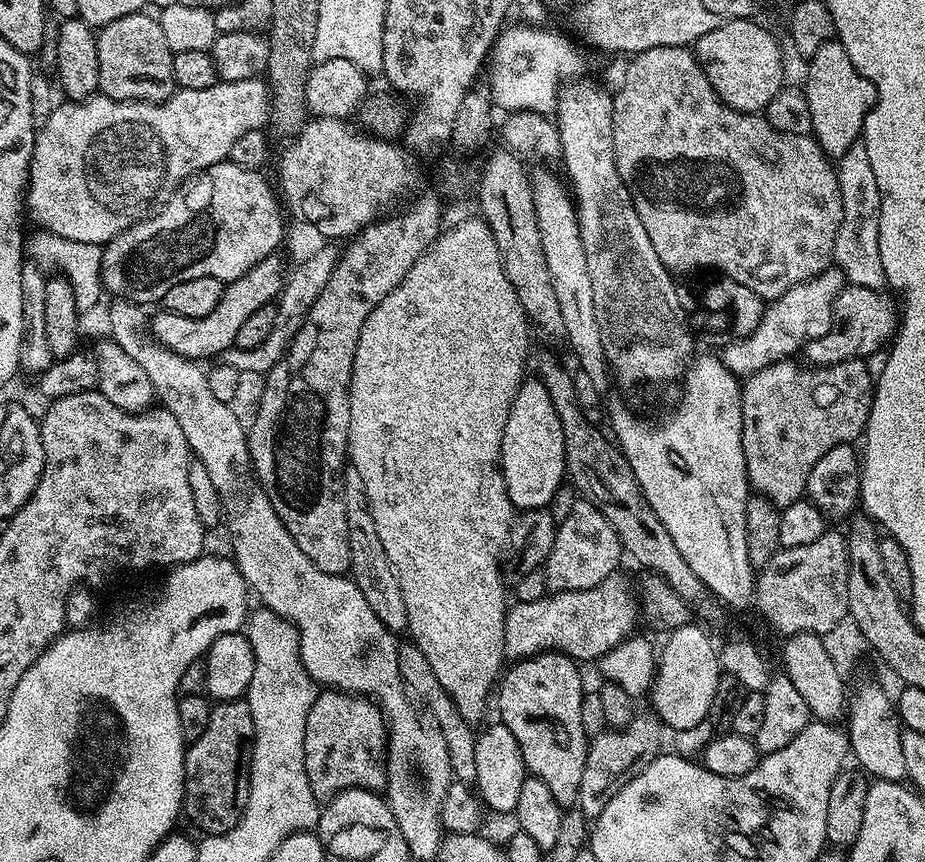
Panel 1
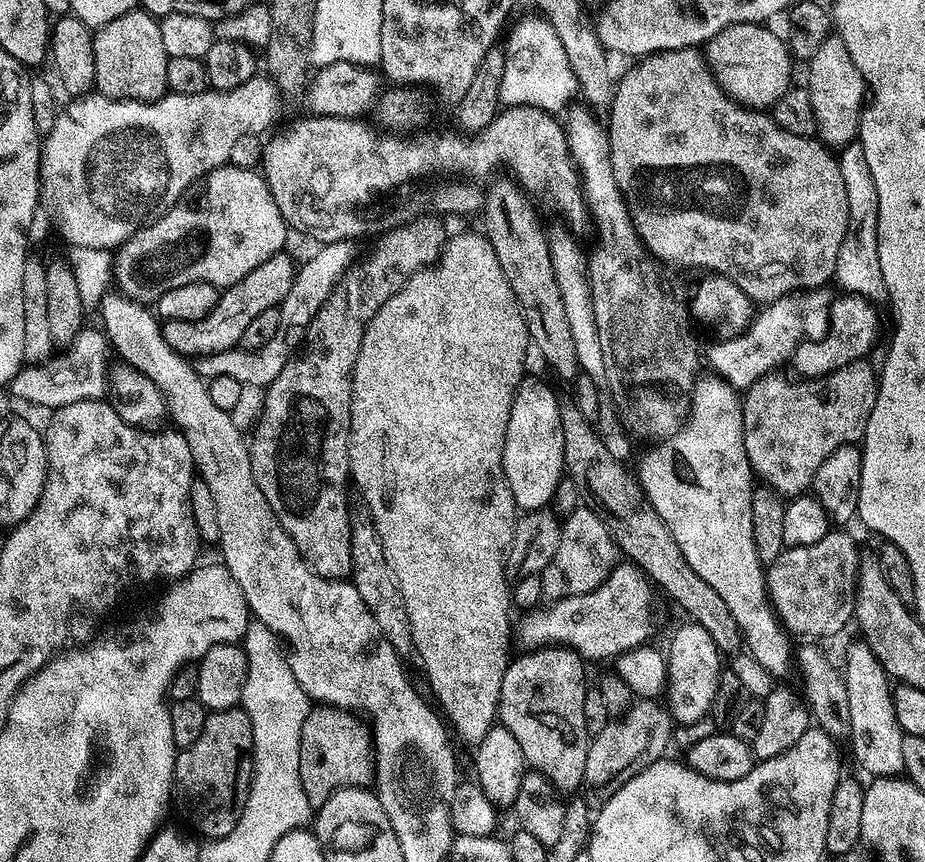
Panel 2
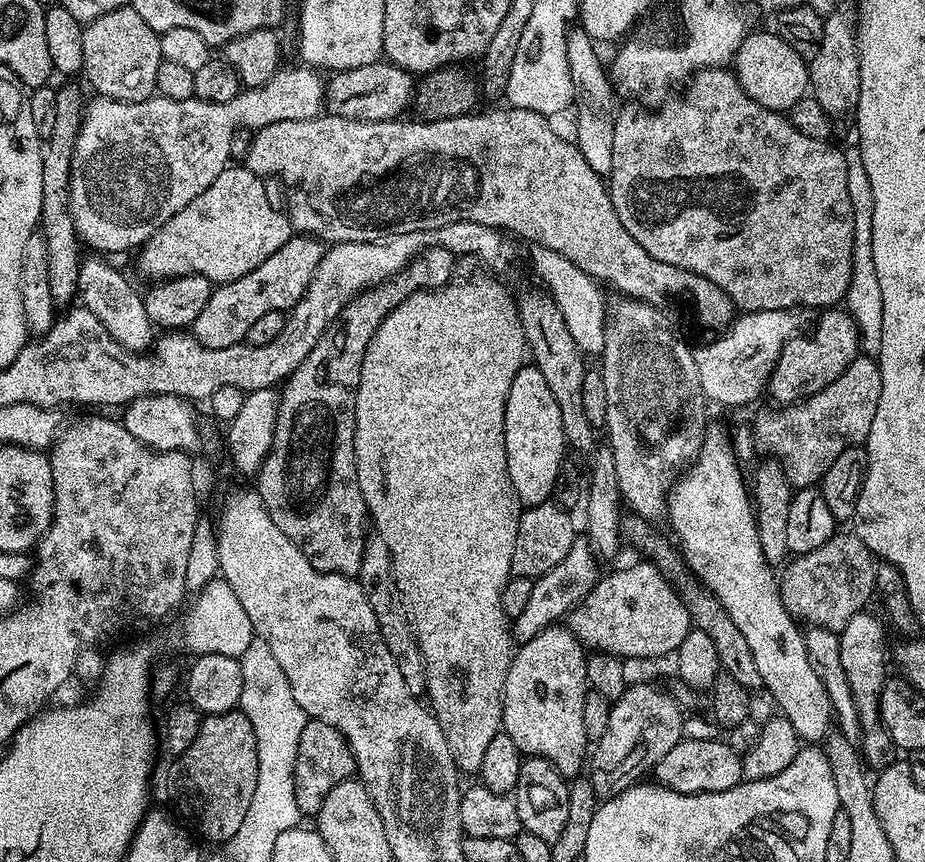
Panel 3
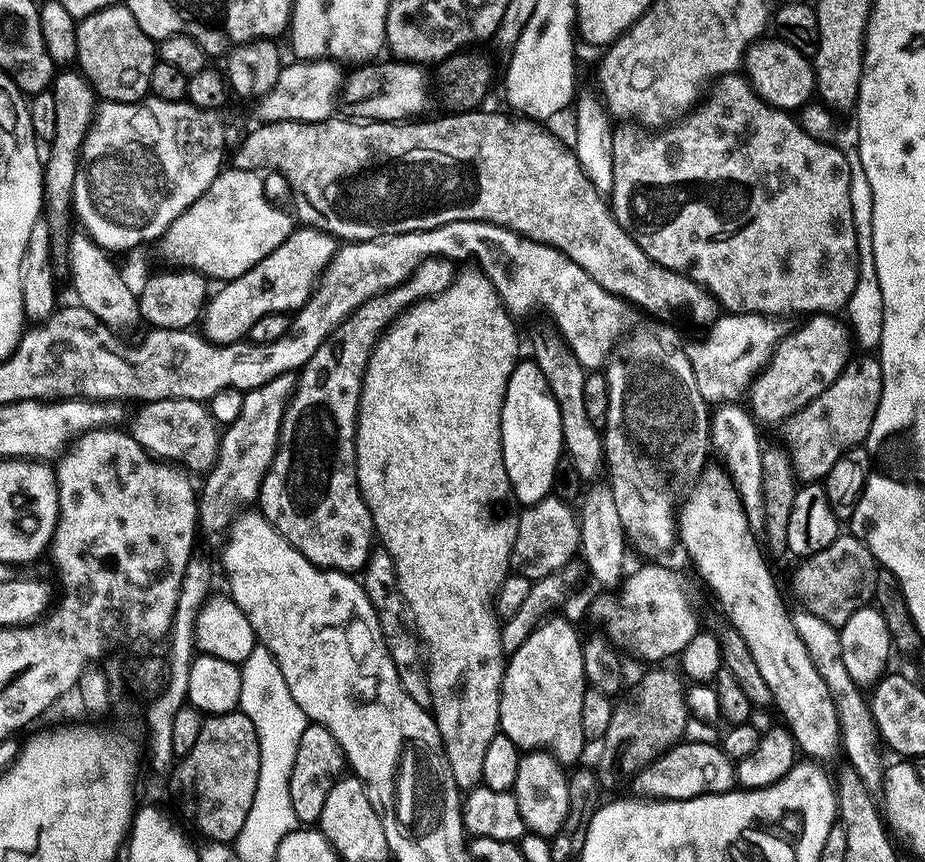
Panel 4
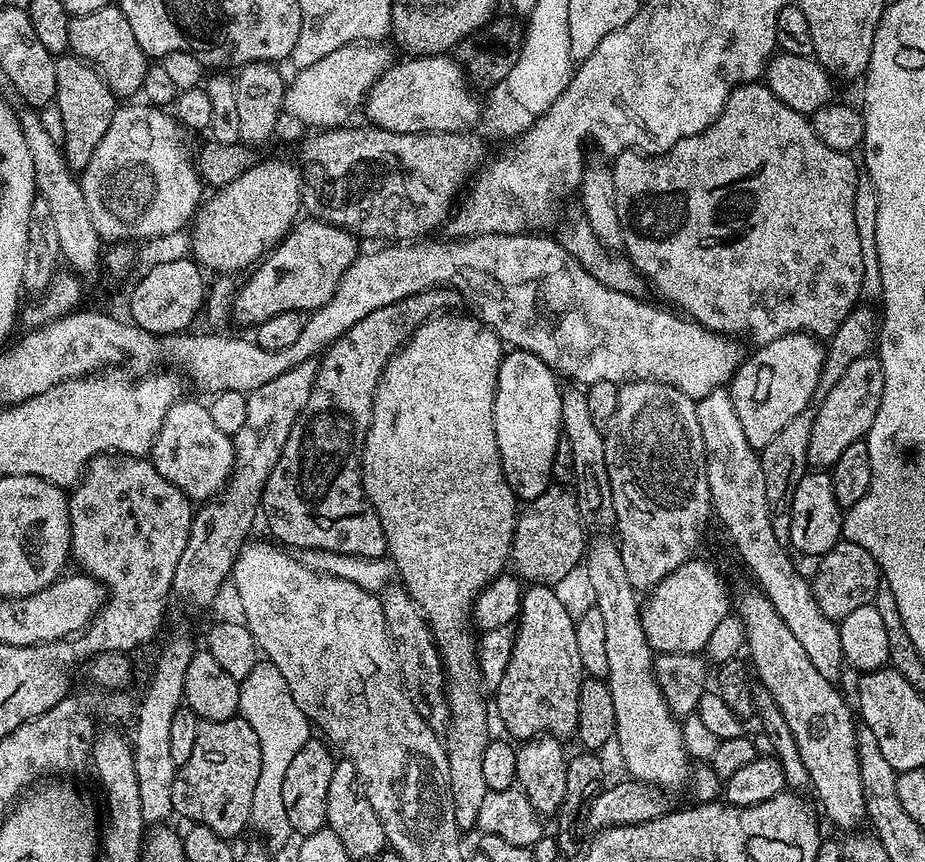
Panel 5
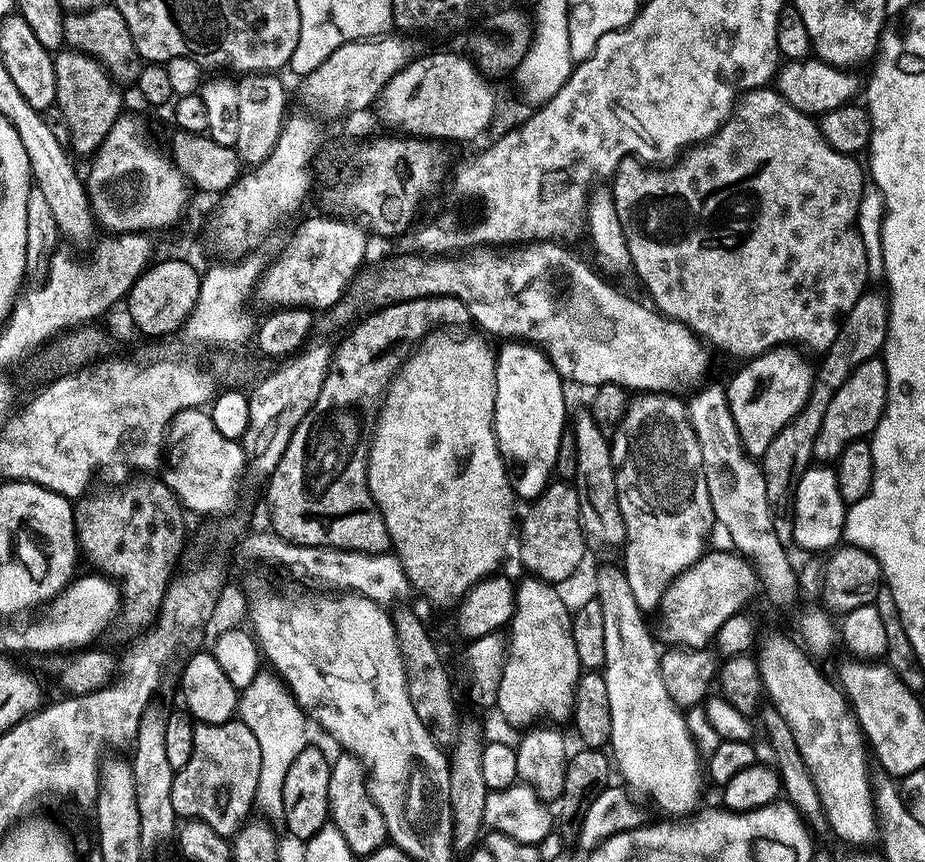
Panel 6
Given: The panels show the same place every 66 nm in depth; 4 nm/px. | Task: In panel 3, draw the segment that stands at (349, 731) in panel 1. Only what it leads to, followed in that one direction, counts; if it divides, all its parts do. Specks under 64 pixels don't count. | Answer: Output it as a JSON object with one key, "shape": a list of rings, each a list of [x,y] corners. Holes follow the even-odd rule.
{"shape":[[[309,719],[302,730],[302,738],[298,738],[298,754],[294,762],[294,802],[298,802],[301,817],[316,817],[322,810],[322,802],[326,802],[326,794],[343,780],[353,779],[355,772],[356,759],[346,737],[326,722]]]}

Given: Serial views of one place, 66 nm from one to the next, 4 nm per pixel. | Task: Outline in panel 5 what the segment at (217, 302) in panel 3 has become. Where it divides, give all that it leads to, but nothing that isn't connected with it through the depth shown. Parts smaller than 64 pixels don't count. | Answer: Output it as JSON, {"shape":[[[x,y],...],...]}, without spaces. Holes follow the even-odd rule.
{"shape":[[[304,218],[293,224],[292,231],[251,269],[248,281],[235,289],[230,305],[231,319],[255,326],[266,318],[283,312],[311,313],[323,308],[334,294],[342,274],[358,255],[357,237],[347,228]]]}

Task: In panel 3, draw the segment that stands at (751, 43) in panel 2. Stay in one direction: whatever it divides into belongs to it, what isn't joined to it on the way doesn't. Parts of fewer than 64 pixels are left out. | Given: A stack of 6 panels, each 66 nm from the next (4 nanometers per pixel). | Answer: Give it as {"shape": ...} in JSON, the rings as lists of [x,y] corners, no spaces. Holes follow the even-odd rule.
{"shape":[[[749,31],[744,41],[738,46],[734,61],[736,81],[742,86],[754,102],[766,106],[771,112],[787,113],[804,96],[809,95],[810,85],[808,82],[809,61],[794,50],[794,46],[786,46],[781,36],[775,31],[756,32]]]}

